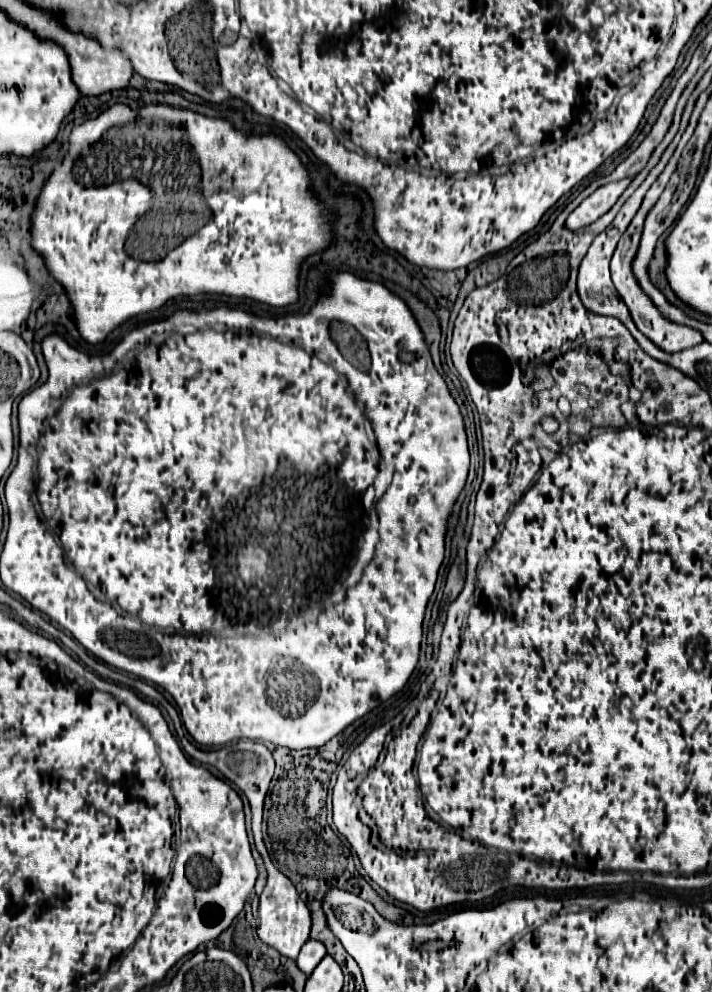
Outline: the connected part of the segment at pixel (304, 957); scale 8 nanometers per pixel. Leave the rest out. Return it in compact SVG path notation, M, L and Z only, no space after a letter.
M310 938L310 940L302 946L296 962L298 962L298 968L300 968L304 974L312 974L312 970L318 966L318 962L320 962L324 956L326 956L326 948L324 948L322 944L318 944L316 940Z

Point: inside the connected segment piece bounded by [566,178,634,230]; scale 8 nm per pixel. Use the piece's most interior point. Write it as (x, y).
(605, 197)

